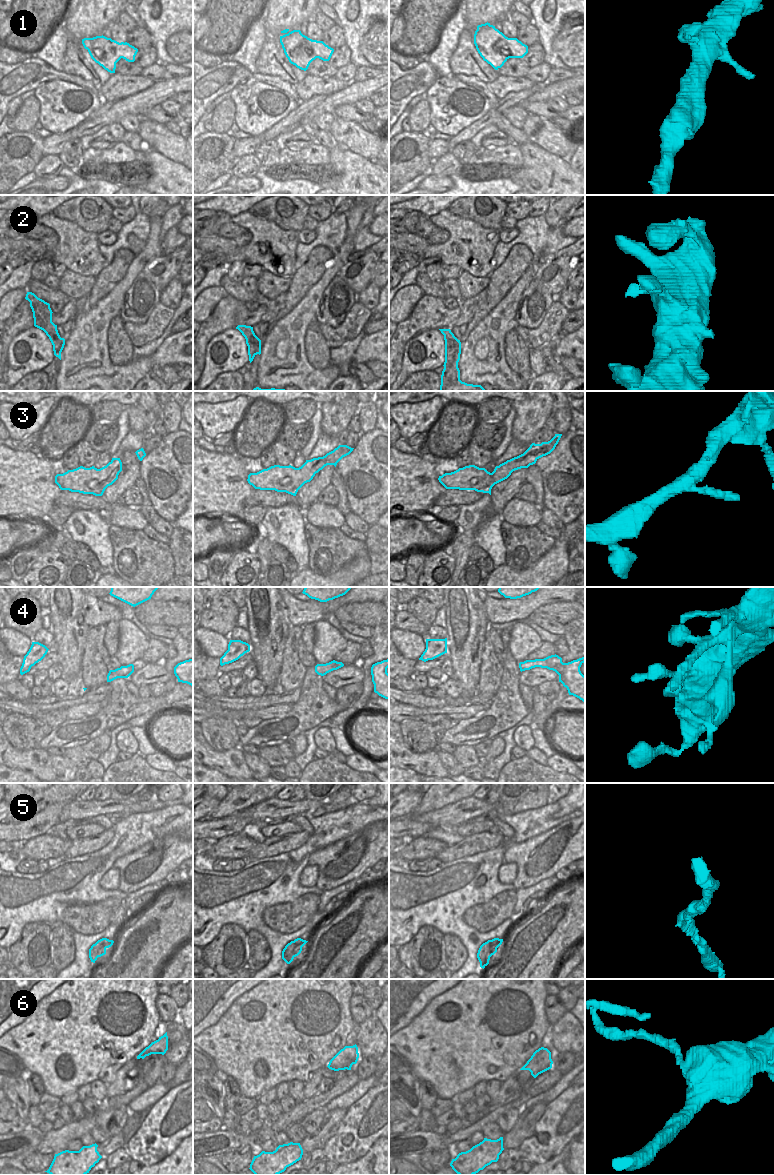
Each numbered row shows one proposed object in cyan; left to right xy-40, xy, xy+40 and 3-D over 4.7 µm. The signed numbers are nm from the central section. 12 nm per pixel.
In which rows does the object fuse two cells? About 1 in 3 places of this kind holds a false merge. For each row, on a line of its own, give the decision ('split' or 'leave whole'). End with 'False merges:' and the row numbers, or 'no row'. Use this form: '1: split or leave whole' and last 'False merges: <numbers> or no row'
1: leave whole
2: leave whole
3: leave whole
4: leave whole
5: leave whole
6: split
False merges: 6

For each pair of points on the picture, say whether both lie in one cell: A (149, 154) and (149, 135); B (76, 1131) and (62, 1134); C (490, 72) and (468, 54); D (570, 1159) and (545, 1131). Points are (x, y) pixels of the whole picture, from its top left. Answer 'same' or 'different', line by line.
A: different
B: same
C: same
D: different

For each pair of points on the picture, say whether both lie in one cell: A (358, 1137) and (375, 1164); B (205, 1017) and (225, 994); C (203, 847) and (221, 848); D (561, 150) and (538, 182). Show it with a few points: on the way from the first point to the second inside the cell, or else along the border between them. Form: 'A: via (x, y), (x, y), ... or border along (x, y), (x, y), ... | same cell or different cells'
A: border along (378, 1138), (365, 1154), (351, 1162), (347, 1162) | different cells
B: via (211, 1011), (223, 1000) | same cell
C: border along (211, 847), (205, 852) | different cells
D: border along (536, 144), (561, 157) | different cells

